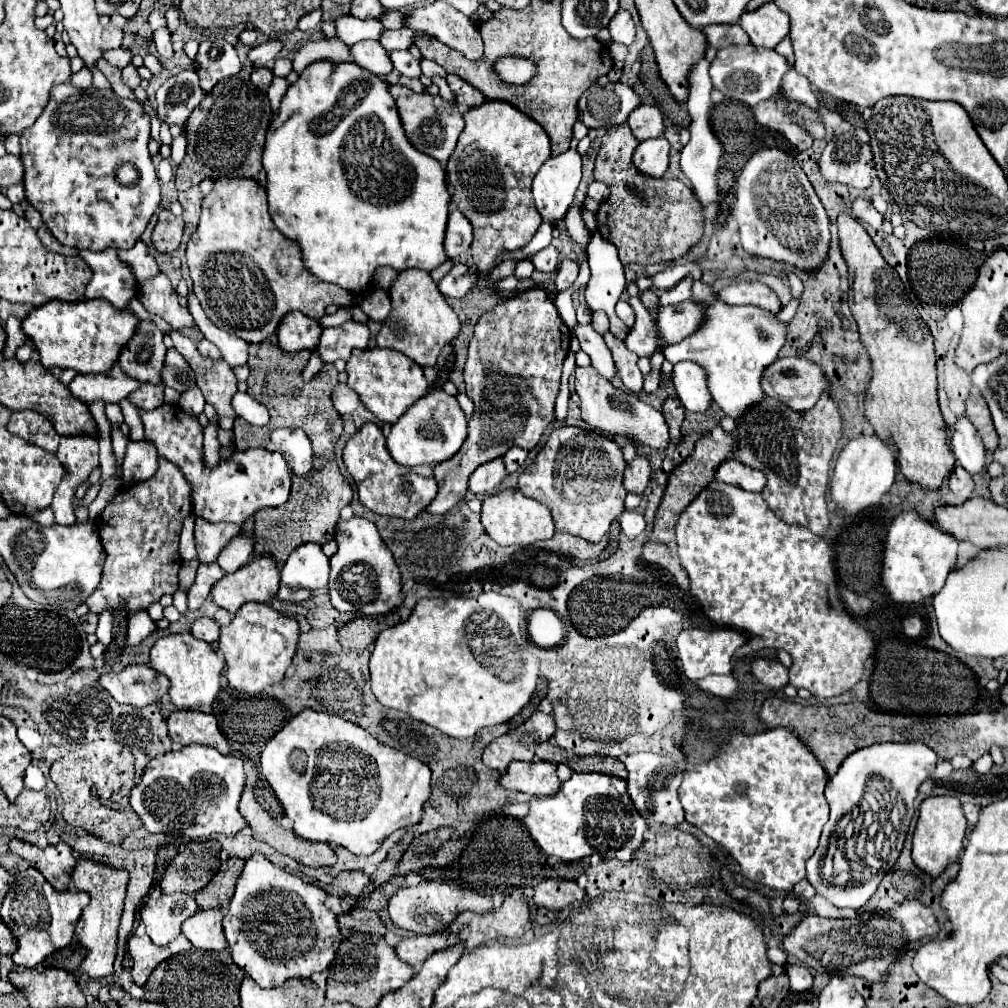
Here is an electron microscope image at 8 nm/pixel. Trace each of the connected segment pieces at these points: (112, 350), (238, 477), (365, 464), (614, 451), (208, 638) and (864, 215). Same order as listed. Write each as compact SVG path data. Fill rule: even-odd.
M52 300L34 308L24 320L22 330L40 354L40 362L46 368L72 368L78 374L106 372L116 360L120 350L134 336L138 318L128 310L114 310L104 300L80 300L62 302Z
M160 406L156 410L142 412L140 418L144 422L144 438L156 446L158 456L176 464L190 482L194 516L210 522L234 522L244 526L244 522L262 506L278 506L288 500L290 472L280 452L270 452L264 448L234 448L228 458L220 458L218 466L208 468L204 464L204 432L196 416L184 414L178 406Z
M366 422L344 446L344 464L350 476L356 482L360 502L382 516L394 516L402 520L414 520L420 512L428 508L428 502L436 496L436 480L432 478L430 466L418 466L418 468L406 468L392 460L392 456L386 450L386 440L382 430Z
M558 426L550 432L536 460L520 474L518 488L528 498L546 504L552 512L558 532L580 536L588 542L600 542L612 520L624 512L624 456L622 448L610 438L596 438L592 444L580 444L578 426Z
M198 618L194 624L192 624L192 634L198 638L198 640L204 640L204 642L208 642L208 644L212 644L212 642L216 642L218 640L218 632L220 630L220 626L212 620L212 618Z
M856 198L852 202L852 208L850 208L850 214L866 224L870 224L872 228L880 228L882 226L882 220L884 216L872 206L872 202L868 198Z

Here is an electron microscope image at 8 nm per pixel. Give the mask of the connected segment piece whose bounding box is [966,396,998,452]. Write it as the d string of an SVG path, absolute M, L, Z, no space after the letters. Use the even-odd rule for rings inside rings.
M972 396L972 398L968 398L968 400L966 400L966 412L968 412L972 424L976 426L976 430L980 432L986 450L994 452L996 446L998 446L998 434L996 434L996 430L994 430L992 416L990 416L990 410L988 410L986 400L984 400L982 396Z

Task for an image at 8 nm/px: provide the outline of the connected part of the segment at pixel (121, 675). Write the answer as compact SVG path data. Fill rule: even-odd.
M130 664L120 672L102 674L100 684L116 702L138 708L158 702L170 688L170 680L146 664Z

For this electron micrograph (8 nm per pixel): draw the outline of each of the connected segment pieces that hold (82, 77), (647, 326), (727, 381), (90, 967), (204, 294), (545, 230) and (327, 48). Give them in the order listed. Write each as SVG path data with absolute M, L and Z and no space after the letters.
M82 68L80 72L76 72L76 74L70 76L70 82L72 82L72 86L86 90L86 88L90 88L90 84L92 84L92 74L90 74L86 68Z
M632 296L628 302L636 312L636 324L628 332L624 344L630 352L638 356L652 356L656 350L660 350L660 342L656 340L654 330L654 316L646 312L646 308L640 302L640 296Z
M690 276L660 296L662 306L672 302L684 302L684 300L692 300L700 304L704 310L704 320L698 326L698 330L694 330L692 336L684 338L676 346L668 346L664 350L664 358L670 360L672 364L690 360L702 366L708 380L706 386L712 398L716 400L716 404L722 408L726 416L738 418L752 404L764 398L764 392L760 388L760 376L762 370L778 358L778 352L786 342L788 324L756 306L728 306L726 302L720 302L718 296L714 296L712 302L700 302L692 296Z
M80 858L72 872L72 882L78 890L86 890L90 894L90 904L84 908L78 924L76 936L84 948L88 948L88 956L84 958L80 972L86 972L90 978L110 976L112 974L112 956L116 956L116 938L118 924L122 916L122 904L128 884L128 874L124 870L112 870L112 866L100 866L100 862L92 858Z
M218 178L214 190L202 200L202 214L196 232L188 240L188 268L194 282L194 294L208 318L222 330L236 334L238 338L258 344L276 332L284 314L300 310L312 320L320 320L326 314L326 306L350 306L352 294L334 284L324 284L314 278L304 266L300 246L276 230L266 204L266 190L250 178Z
M542 222L531 241L521 248L520 252L516 252L516 254L502 254L498 260L502 262L502 260L508 260L508 258L516 258L517 261L532 257L537 252L551 244L553 239L552 231L553 227L550 223Z
M332 38L332 40L312 40L308 44L304 44L292 58L294 62L294 72L302 72L306 66L314 64L314 62L322 62L322 60L328 60L328 62L334 62L334 64L340 64L340 62L350 62L350 52L346 50L346 44L338 38Z

